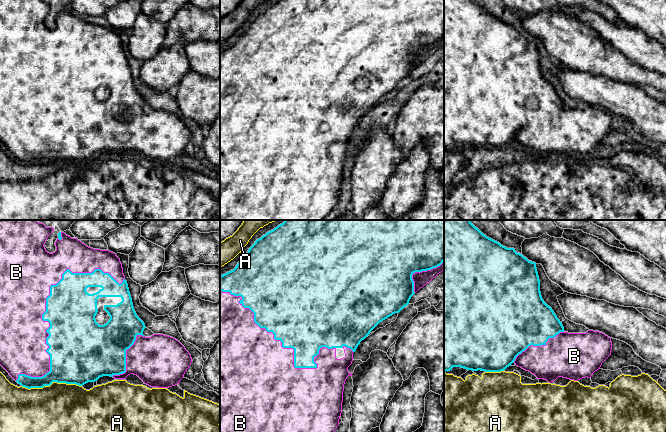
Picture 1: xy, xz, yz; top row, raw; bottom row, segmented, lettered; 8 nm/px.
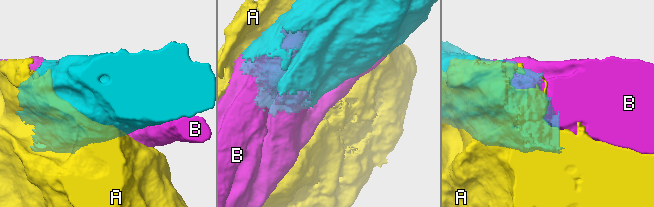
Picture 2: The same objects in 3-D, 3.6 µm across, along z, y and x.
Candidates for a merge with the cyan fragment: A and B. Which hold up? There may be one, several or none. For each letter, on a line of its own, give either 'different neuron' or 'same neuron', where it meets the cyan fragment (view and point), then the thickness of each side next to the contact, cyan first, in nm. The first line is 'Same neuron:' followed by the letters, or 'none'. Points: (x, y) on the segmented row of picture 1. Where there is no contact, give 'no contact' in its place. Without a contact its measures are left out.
Same neuron: B
A: different neuron; meets cyan in xy at (51, 383); 360 nm thick on the cyan side, 400 nm on the other
B: same neuron; meets cyan in xy at (46, 309); 400 nm thick on the cyan side, 400 nm on the other

